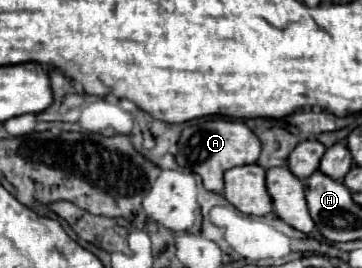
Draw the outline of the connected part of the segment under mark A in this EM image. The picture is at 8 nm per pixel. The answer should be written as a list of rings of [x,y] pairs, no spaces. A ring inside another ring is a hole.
[[[207,120],[193,126],[187,126],[177,142],[177,164],[199,174],[203,178],[203,186],[211,192],[223,192],[223,174],[229,168],[253,164],[261,154],[261,140],[253,134],[253,130],[243,122],[233,120]]]

